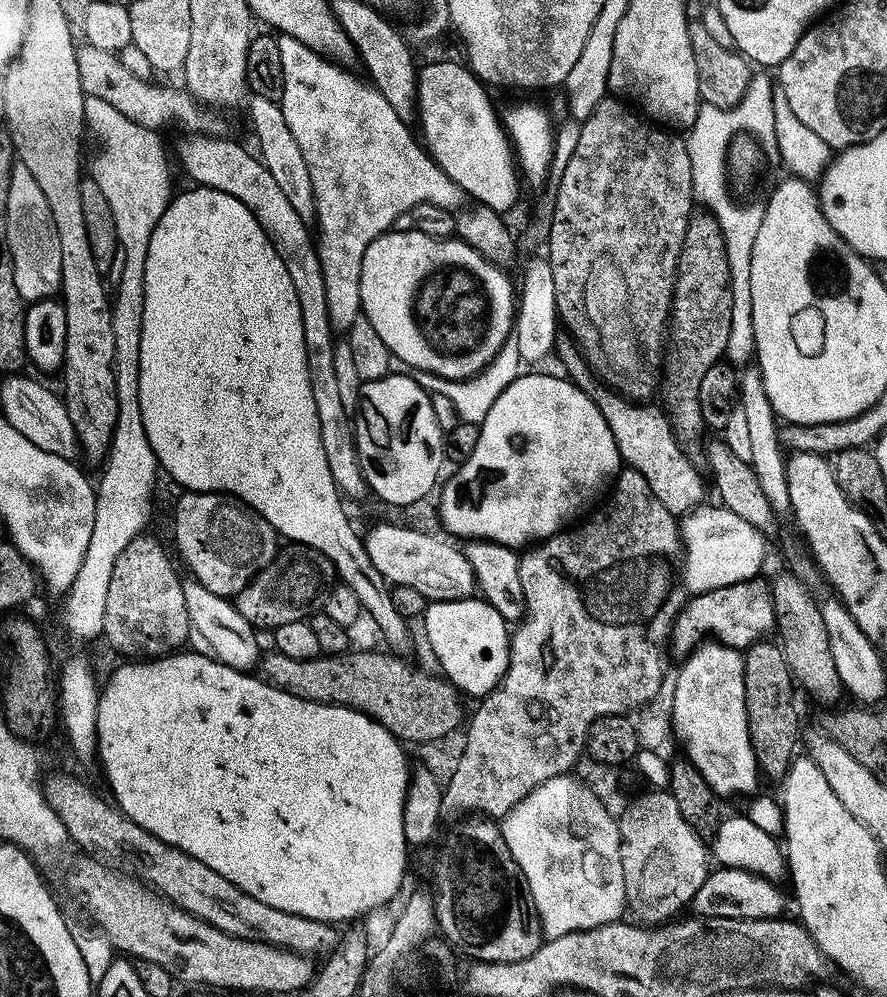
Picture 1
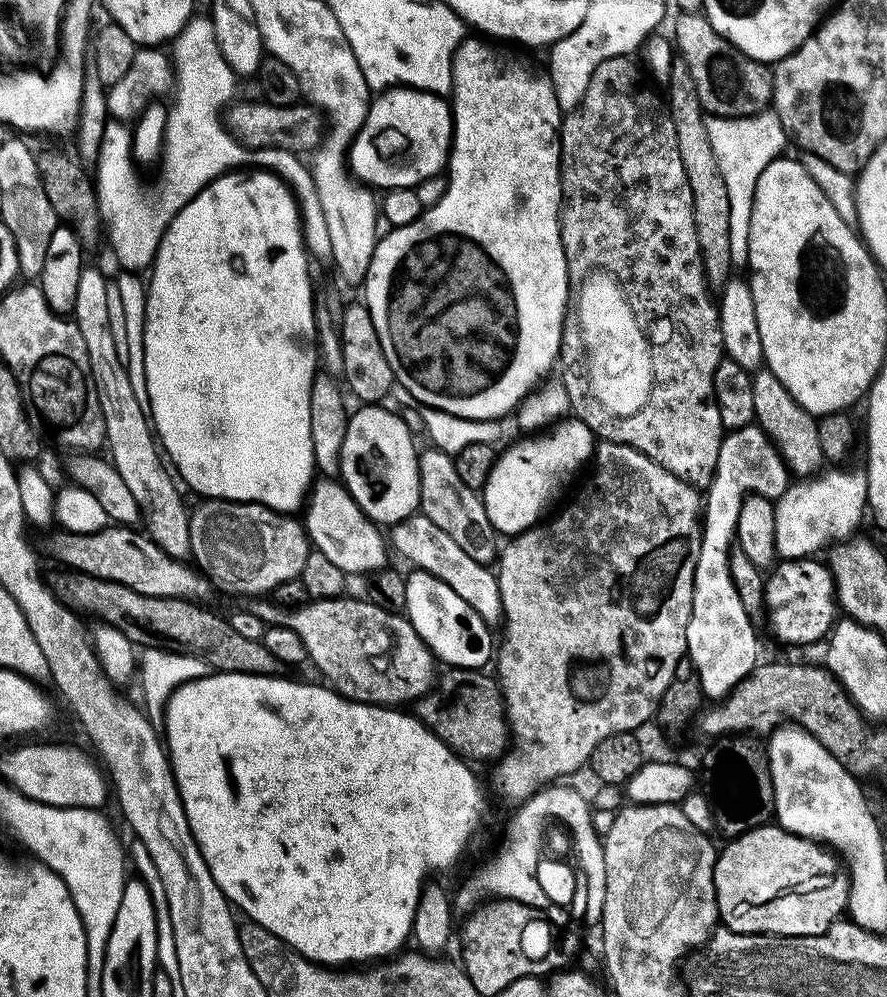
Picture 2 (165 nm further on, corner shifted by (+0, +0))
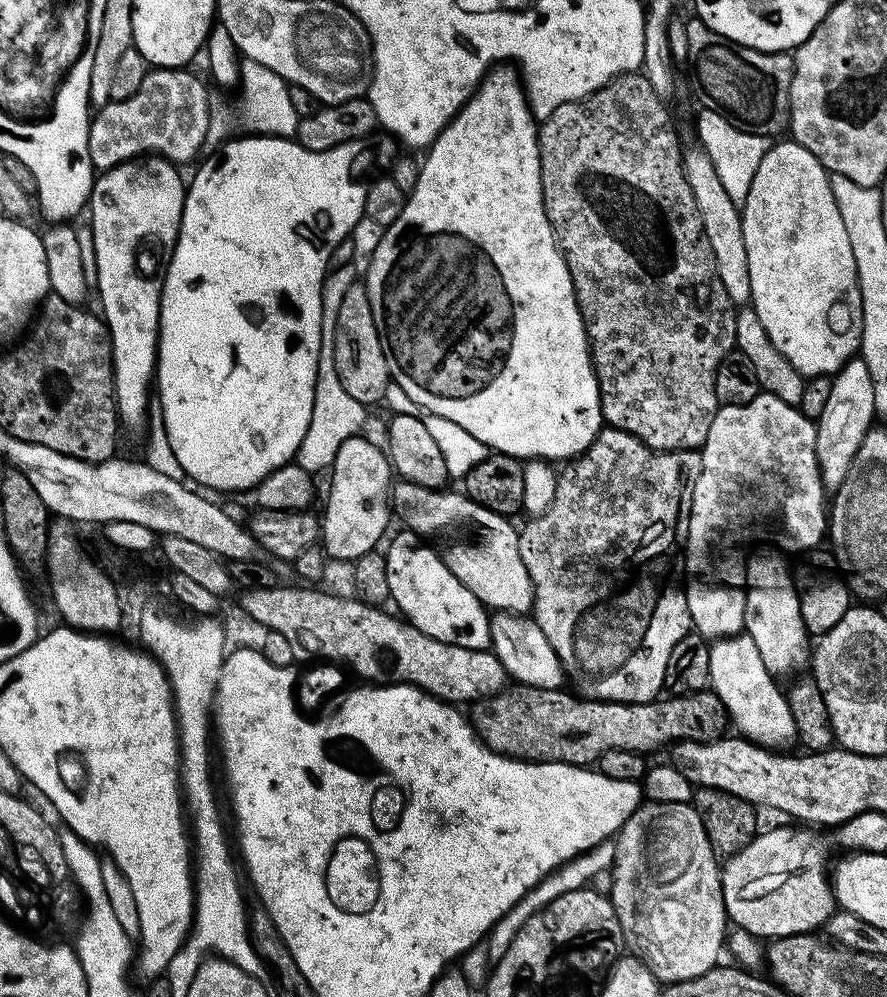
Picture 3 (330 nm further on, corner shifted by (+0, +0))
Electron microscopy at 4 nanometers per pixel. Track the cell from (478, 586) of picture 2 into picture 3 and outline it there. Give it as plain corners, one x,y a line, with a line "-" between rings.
514,612
491,613
488,625
492,635
491,651
496,653
498,662
502,662
504,671
517,685
530,688
559,688
566,684
566,673
554,646
546,642
546,634
536,624
535,619

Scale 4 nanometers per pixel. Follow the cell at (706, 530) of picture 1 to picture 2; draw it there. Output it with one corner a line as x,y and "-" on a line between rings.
832,466
811,479
800,478
789,483
788,488
779,500
775,501
776,509
776,554
785,560
803,560
823,553
829,546
843,542
853,535
852,532
860,524
860,519
866,516
868,507
868,473
863,467
844,468

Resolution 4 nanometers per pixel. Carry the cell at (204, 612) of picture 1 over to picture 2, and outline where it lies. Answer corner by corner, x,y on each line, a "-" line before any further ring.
92,266
85,267
80,272
78,293
72,311
73,319
85,339
86,352
90,359
90,374
94,374
94,390
98,390
98,402
102,405
102,418
106,422
106,448
107,451
112,451
111,464
121,475
122,481
126,482
127,489
134,494
134,501
146,517
146,522
148,518
147,535
175,560
187,561
192,555
188,525
190,508
189,505
184,505
184,500
176,489
177,481
158,447
149,413
134,395
130,374
116,355
108,324
107,288
107,278

